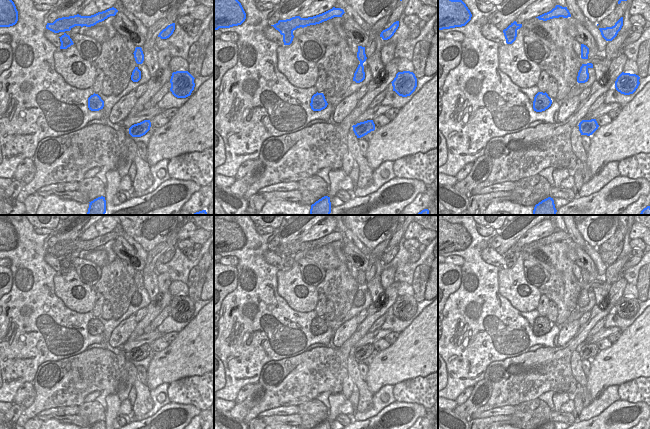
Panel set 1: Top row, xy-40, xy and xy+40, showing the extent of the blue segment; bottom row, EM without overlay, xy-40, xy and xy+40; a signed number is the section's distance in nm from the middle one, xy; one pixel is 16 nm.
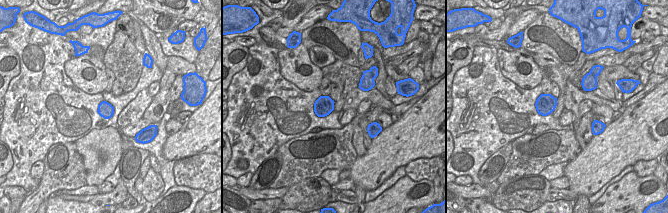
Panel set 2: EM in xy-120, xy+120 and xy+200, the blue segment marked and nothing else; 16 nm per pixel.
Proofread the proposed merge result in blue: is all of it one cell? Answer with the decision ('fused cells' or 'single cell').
single cell

